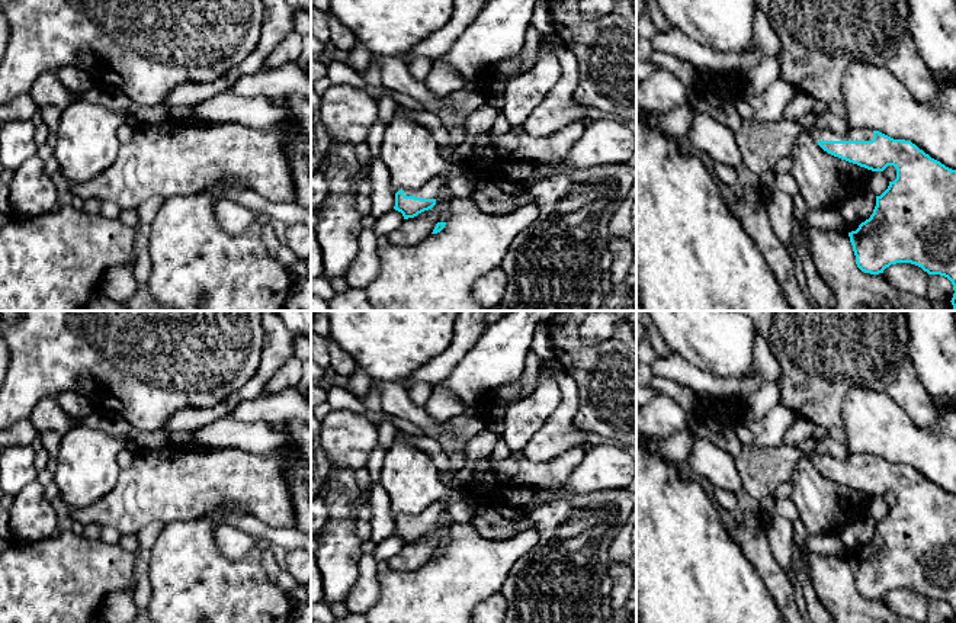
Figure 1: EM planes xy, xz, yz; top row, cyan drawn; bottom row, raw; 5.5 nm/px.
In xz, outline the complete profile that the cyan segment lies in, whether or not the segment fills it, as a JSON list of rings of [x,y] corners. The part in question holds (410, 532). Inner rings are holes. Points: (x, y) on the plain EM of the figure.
[[[439,500],[417,516],[398,516],[395,518],[394,534],[401,537],[404,545],[414,543],[418,539],[432,534],[443,513],[447,511],[447,501]]]

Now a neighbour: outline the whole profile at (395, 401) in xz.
[[[378,382],[378,392],[381,395],[382,411],[388,415],[408,420],[418,425],[427,437],[439,440],[445,433],[447,421],[432,418],[424,407],[416,405],[407,389],[394,382]]]

